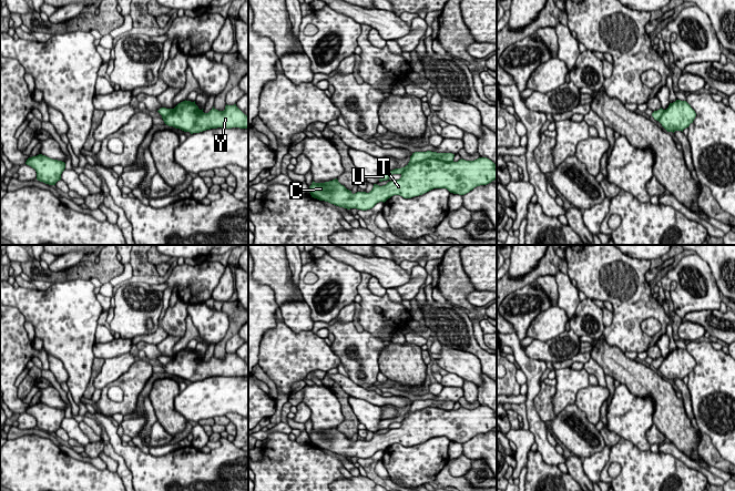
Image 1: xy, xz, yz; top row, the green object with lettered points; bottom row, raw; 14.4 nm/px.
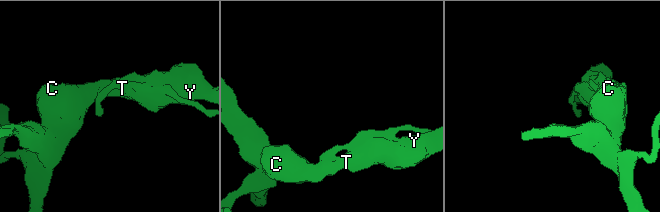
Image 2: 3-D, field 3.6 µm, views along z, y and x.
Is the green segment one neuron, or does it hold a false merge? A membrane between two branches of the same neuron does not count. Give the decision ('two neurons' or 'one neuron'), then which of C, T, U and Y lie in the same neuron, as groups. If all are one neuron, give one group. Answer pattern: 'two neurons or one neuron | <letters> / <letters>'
two neurons | C T Y / U

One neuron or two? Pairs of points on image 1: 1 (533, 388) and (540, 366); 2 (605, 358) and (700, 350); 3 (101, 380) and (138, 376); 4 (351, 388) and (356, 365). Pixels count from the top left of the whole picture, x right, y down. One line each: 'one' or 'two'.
1: one
2: two
3: two
4: two

